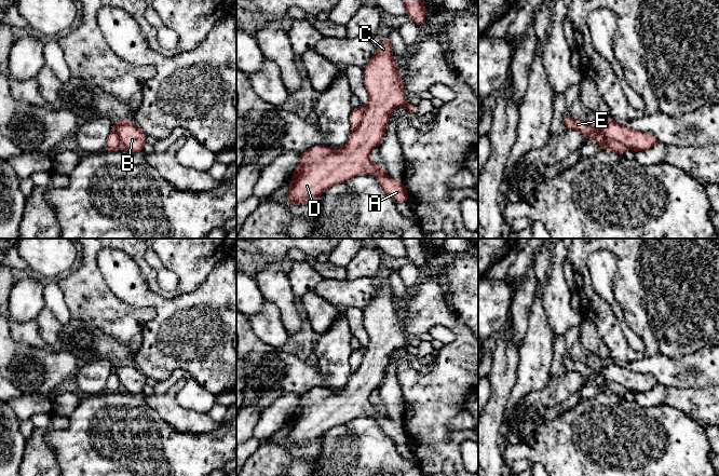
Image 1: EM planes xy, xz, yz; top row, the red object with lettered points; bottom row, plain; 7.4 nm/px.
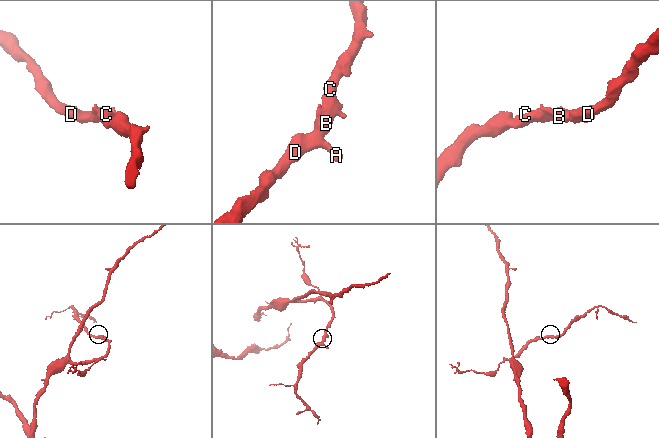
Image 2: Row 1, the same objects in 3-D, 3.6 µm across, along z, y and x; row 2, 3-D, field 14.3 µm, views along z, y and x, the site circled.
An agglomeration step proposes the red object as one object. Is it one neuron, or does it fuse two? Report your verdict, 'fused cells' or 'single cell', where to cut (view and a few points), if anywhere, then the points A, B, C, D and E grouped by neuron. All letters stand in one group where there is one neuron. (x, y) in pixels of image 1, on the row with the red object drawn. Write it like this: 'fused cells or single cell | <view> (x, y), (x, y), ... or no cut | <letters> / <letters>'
fused cells | yz (596, 125), (599, 133), (607, 140), (616, 140), (627, 148) | A B C D / E

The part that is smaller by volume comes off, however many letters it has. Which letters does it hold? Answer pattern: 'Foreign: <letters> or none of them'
Foreign: E

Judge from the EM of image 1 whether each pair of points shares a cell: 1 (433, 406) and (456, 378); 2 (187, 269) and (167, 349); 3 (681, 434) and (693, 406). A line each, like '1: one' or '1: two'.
1: one
2: two
3: two

